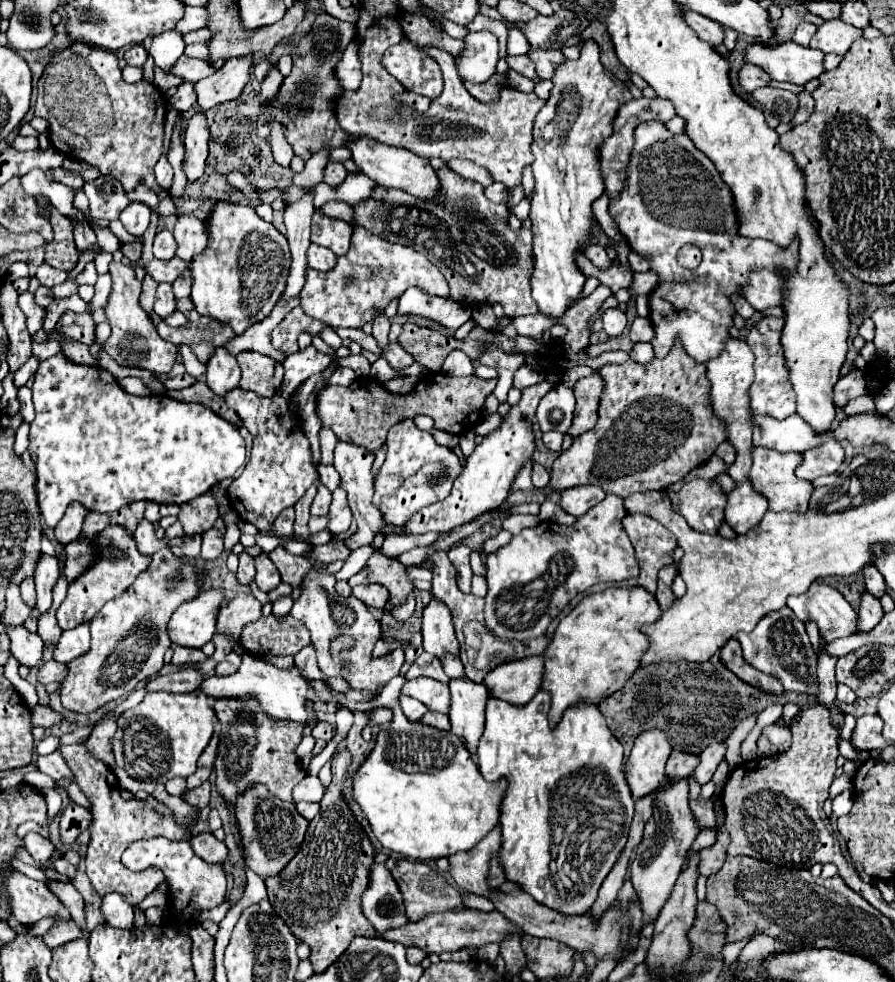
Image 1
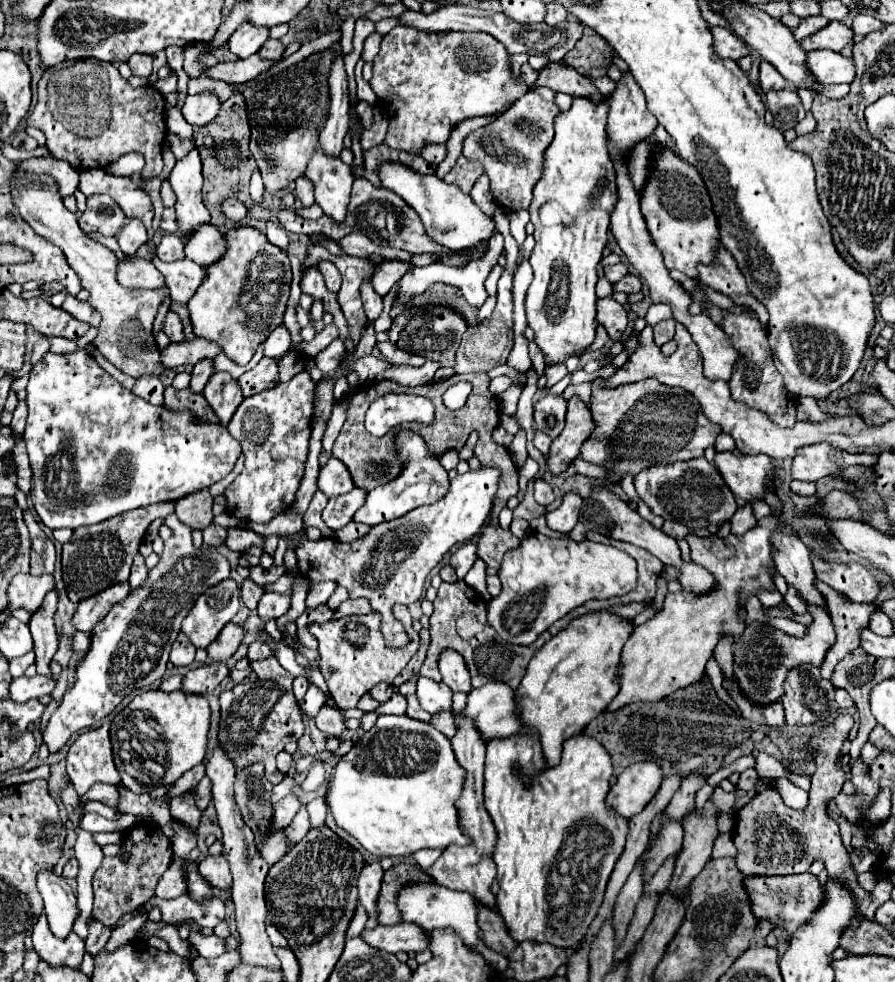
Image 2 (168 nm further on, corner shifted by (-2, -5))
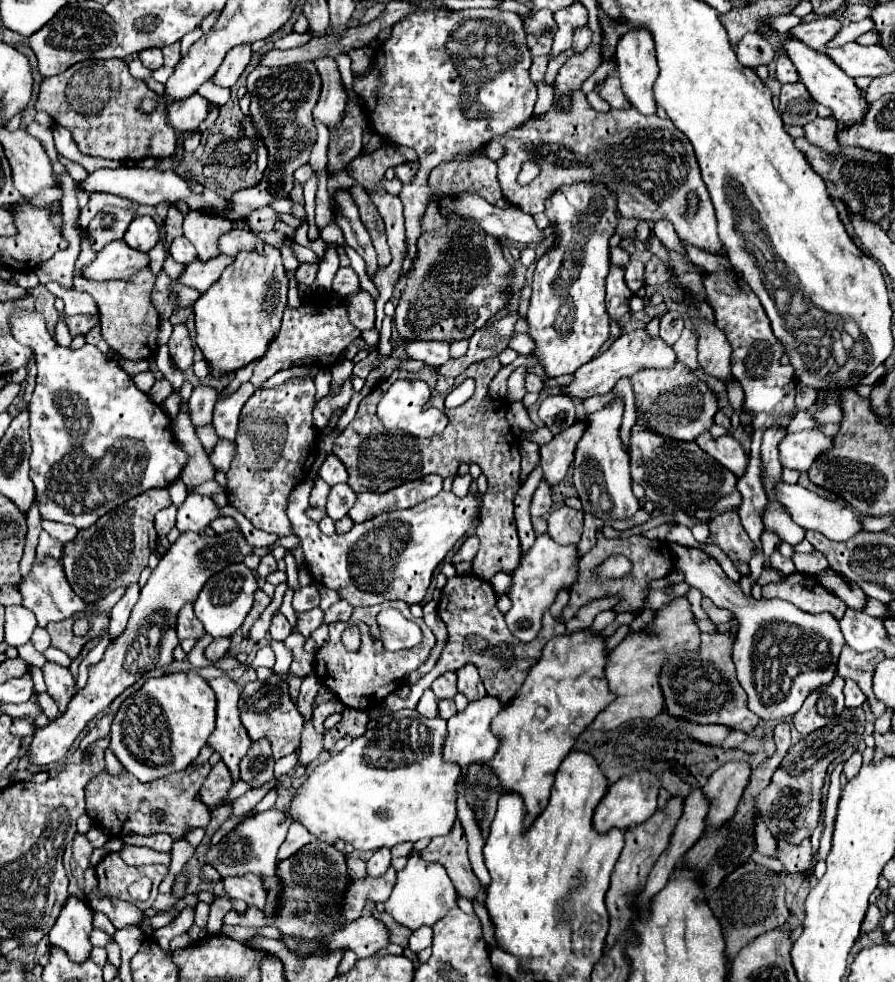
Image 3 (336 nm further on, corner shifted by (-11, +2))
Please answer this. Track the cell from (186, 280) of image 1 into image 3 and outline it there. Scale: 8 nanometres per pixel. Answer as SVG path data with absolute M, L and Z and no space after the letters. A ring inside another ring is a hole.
M218 255L216 259L206 261L206 263L202 263L202 261L196 259L196 261L192 261L192 263L186 265L186 271L184 271L184 275L180 277L180 281L182 281L184 285L190 285L190 287L200 289L200 291L204 293L204 291L208 291L208 289L214 285L214 281L220 277L220 273L222 273L232 261L234 261L234 257L228 257L228 255Z

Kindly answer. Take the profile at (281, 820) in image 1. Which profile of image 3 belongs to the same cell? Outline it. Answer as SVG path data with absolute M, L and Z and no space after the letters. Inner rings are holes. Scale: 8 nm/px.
M254 741L246 757L240 761L240 779L252 787L262 787L272 779L274 757L270 741Z

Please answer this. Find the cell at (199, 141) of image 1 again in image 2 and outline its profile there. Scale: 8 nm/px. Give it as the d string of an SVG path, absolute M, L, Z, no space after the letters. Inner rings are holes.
M193 148L185 158L177 160L173 172L169 174L169 182L173 186L173 192L177 194L175 210L179 222L179 236L183 238L185 234L193 232L195 226L211 220L209 210L201 202L203 174L197 148Z

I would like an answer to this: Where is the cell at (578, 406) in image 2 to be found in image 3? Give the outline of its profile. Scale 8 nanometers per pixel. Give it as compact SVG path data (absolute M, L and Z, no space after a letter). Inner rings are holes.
M574 423L564 433L558 433L554 441L540 447L540 457L542 457L540 465L544 471L542 479L548 485L558 485L566 477L574 457L576 443L580 441L584 429L586 429L586 423Z

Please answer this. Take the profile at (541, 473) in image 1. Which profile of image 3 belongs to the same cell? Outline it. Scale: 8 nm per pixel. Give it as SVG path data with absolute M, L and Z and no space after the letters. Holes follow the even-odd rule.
M540 481L534 497L532 497L532 507L530 507L530 515L532 517L544 517L552 507L552 499L550 499L550 485L546 481Z

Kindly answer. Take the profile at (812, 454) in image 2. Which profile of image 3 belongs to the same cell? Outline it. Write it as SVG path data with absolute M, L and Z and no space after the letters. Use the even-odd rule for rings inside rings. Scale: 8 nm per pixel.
M804 429L798 433L786 433L780 441L780 463L796 471L806 471L816 457L832 447L832 437L826 437L818 429Z

